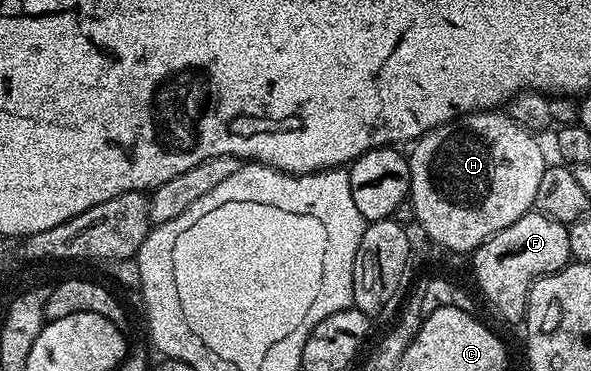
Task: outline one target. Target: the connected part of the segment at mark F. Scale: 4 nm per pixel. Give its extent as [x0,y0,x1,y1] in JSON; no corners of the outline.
[470,211,571,323]

